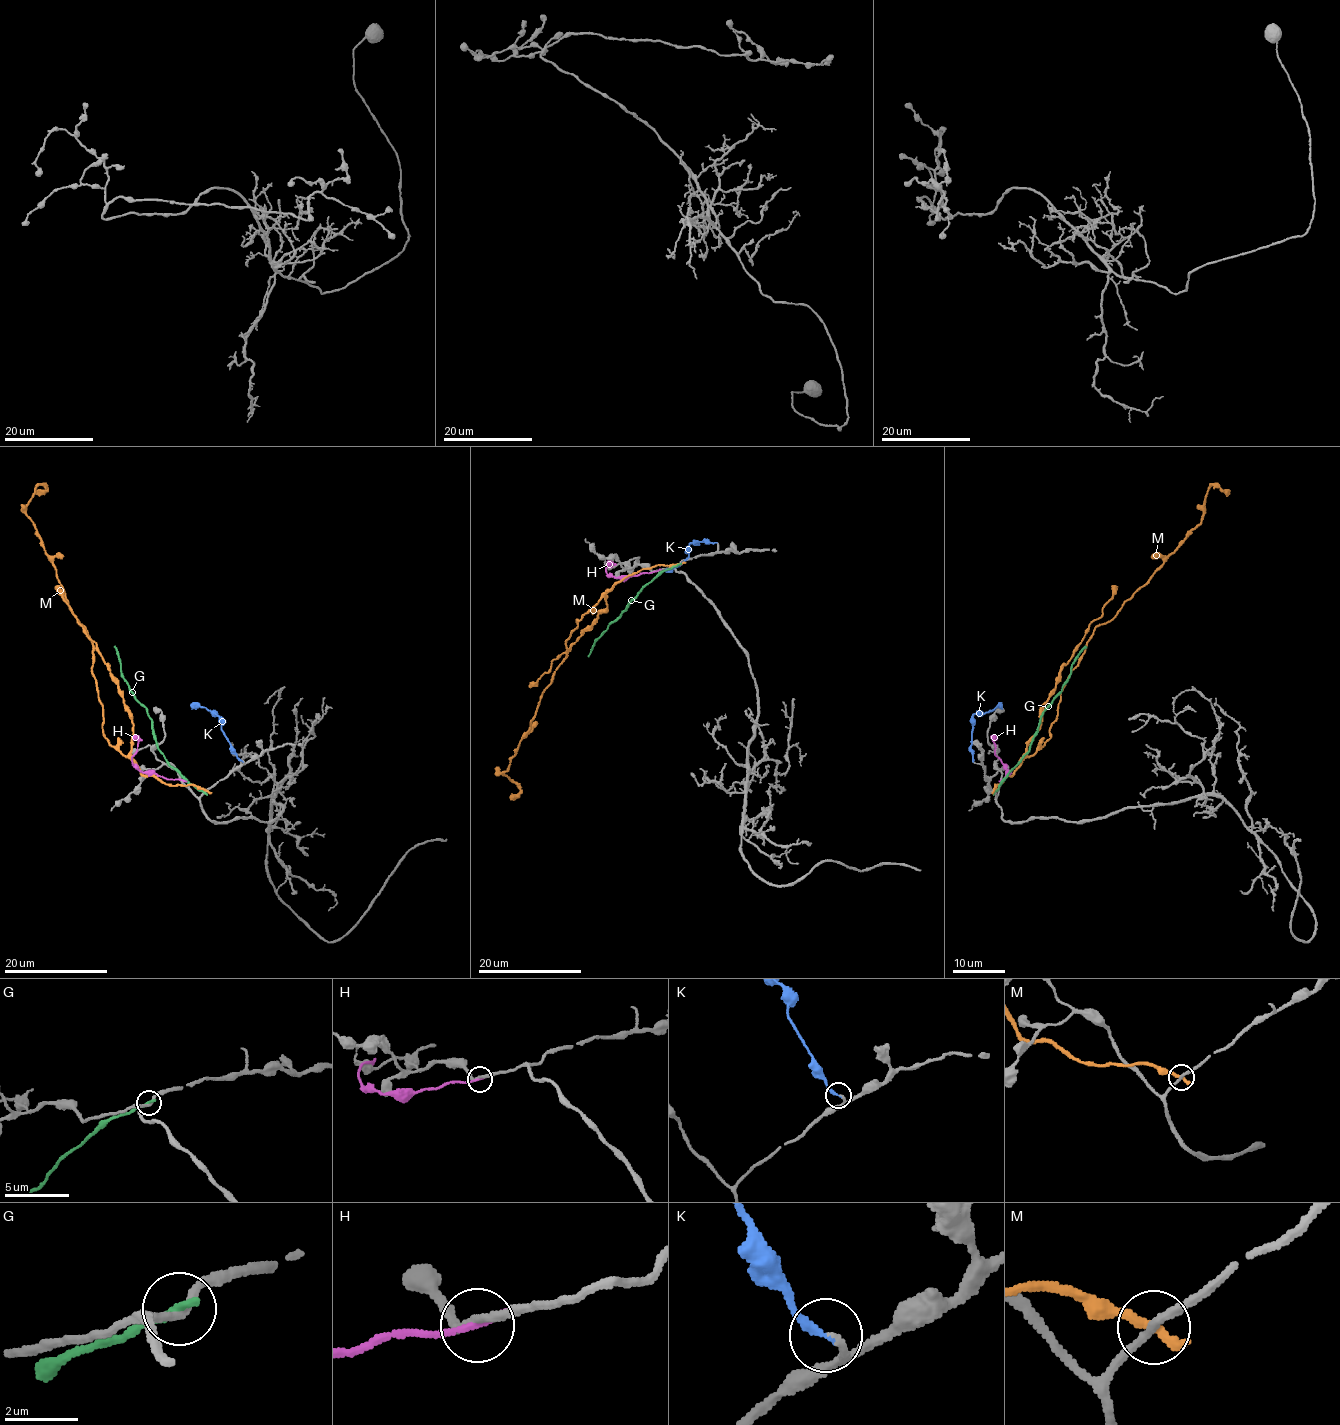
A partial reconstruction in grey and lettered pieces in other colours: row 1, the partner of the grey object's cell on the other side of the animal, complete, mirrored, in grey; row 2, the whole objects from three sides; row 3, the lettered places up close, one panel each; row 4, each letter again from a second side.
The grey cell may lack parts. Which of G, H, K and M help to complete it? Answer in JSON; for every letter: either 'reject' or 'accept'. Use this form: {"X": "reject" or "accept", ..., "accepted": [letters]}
{"G": "reject", "H": "reject", "K": "accept", "M": "reject", "accepted": ["K"]}

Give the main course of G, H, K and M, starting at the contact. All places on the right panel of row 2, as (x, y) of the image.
G: (995, 792), (1028, 750), (1043, 712), (1067, 679), (1071, 664), (1087, 647)
H: (1001, 779), (1008, 771), (995, 753), (993, 735)
K: (973, 761), (973, 717), (998, 706), (1002, 709)
M: (993, 790), (1050, 737), (1061, 690), (1093, 630), (1109, 622), (1200, 523), (1208, 489), (1213, 485), (1229, 493)

